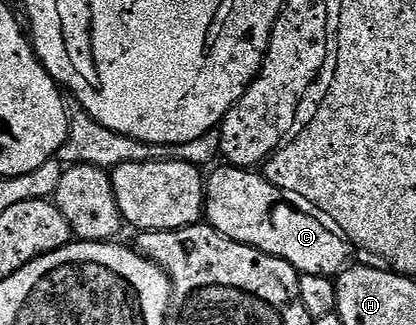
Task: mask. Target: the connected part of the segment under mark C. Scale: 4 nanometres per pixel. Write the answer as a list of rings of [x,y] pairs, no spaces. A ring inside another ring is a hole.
[[[221,164],[213,175],[208,175],[203,218],[223,236],[287,260],[300,275],[333,278],[351,262],[349,239],[327,215],[307,200],[275,188],[275,184],[249,168]]]

